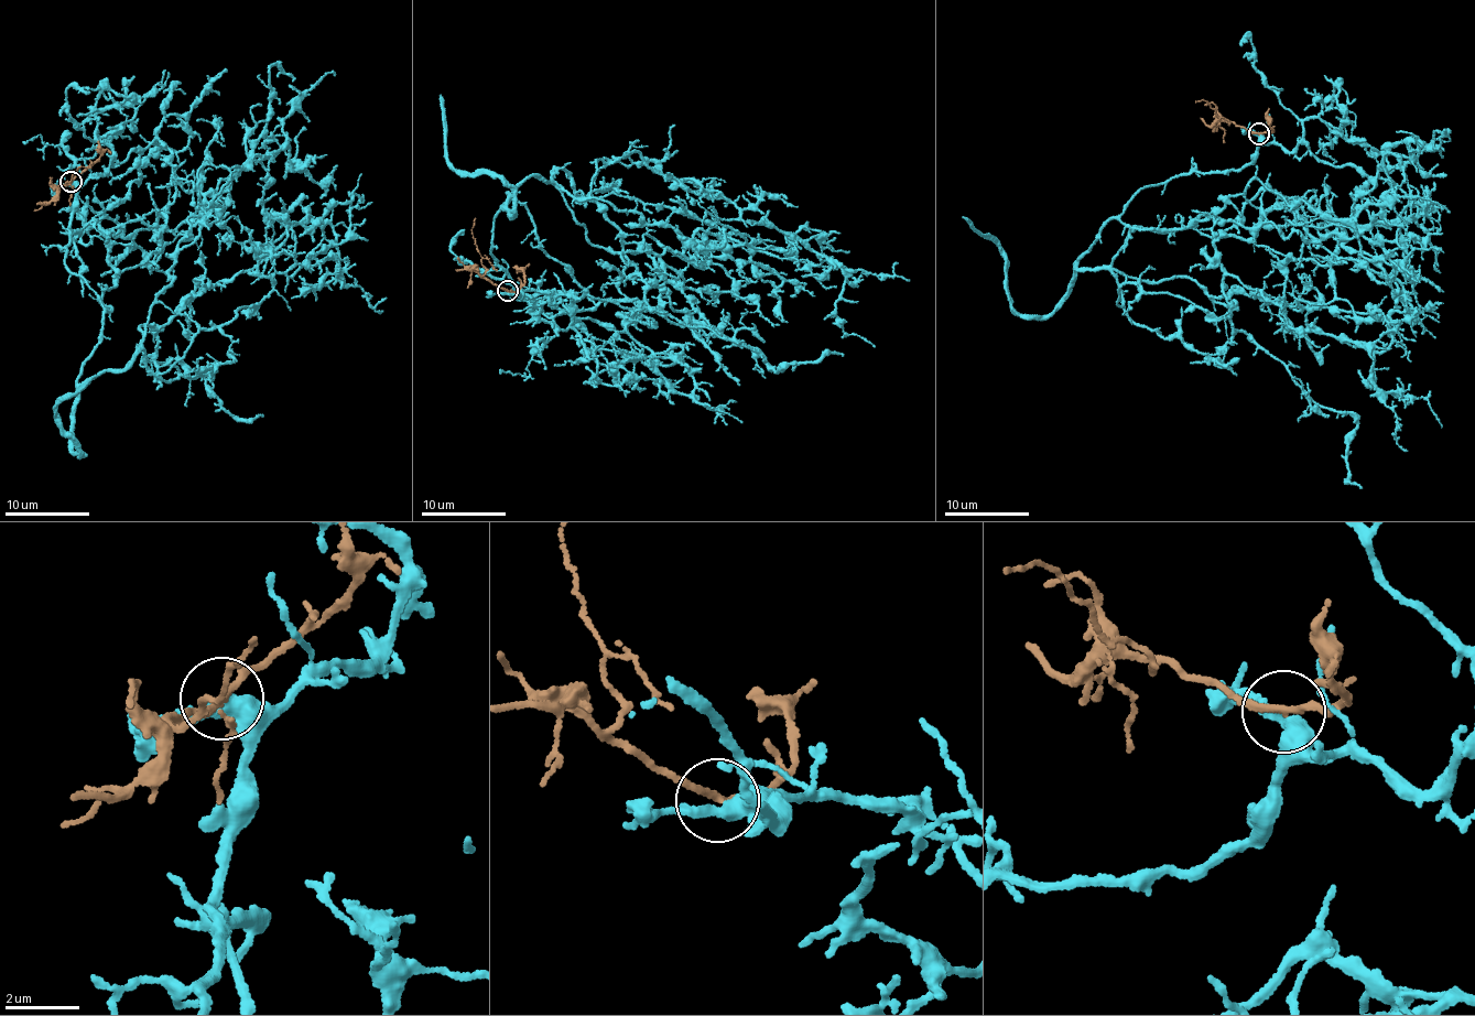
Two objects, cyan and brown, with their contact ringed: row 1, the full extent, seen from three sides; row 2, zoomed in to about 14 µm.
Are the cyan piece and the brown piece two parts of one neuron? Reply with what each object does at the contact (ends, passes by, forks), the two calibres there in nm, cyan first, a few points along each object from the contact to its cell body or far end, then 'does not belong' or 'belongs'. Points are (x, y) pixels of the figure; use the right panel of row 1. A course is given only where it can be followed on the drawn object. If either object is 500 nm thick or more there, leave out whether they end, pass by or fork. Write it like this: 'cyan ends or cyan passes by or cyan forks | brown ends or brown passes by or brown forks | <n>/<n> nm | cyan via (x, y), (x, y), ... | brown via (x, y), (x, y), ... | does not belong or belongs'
cyan passes by | brown passes by | 440/160 nm | cyan via (1259, 134), (1236, 171), (1137, 188), (1076, 269), (1297, 305), (1290, 330), (1360, 341), (1372, 382), (1441, 427) | brown via (1259, 133), (1229, 123), (1204, 100), (1196, 101) | does not belong

